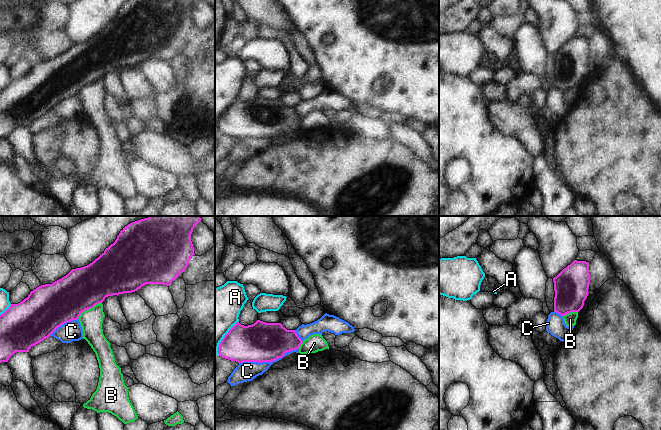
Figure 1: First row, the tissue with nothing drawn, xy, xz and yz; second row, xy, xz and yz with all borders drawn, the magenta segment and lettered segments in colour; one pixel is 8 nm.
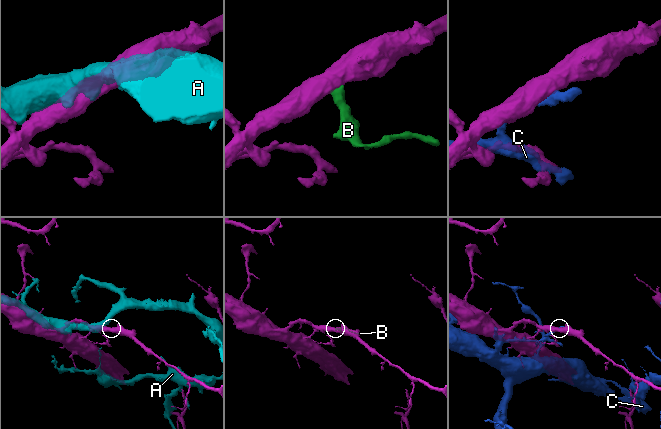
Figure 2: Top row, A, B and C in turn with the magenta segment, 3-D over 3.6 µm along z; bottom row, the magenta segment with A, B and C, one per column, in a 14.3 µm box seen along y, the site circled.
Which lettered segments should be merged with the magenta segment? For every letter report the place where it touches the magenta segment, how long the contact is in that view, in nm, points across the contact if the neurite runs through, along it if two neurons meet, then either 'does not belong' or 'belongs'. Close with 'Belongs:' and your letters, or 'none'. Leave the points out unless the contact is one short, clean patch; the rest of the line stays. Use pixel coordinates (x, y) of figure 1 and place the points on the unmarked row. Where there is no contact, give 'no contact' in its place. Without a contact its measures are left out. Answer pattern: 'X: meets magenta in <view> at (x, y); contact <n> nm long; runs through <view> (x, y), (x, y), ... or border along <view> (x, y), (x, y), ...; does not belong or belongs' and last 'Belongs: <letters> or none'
A: meets magenta in xz at (223, 114); contact 320 nm long; does not belong
B: meets magenta in xy at (88, 84); contact 240 nm long; border along xy (101, 78), (85, 85), (77, 94); does not belong
C: meets magenta in xz at (268, 137); contact 500 nm long; does not belong
Belongs: none

